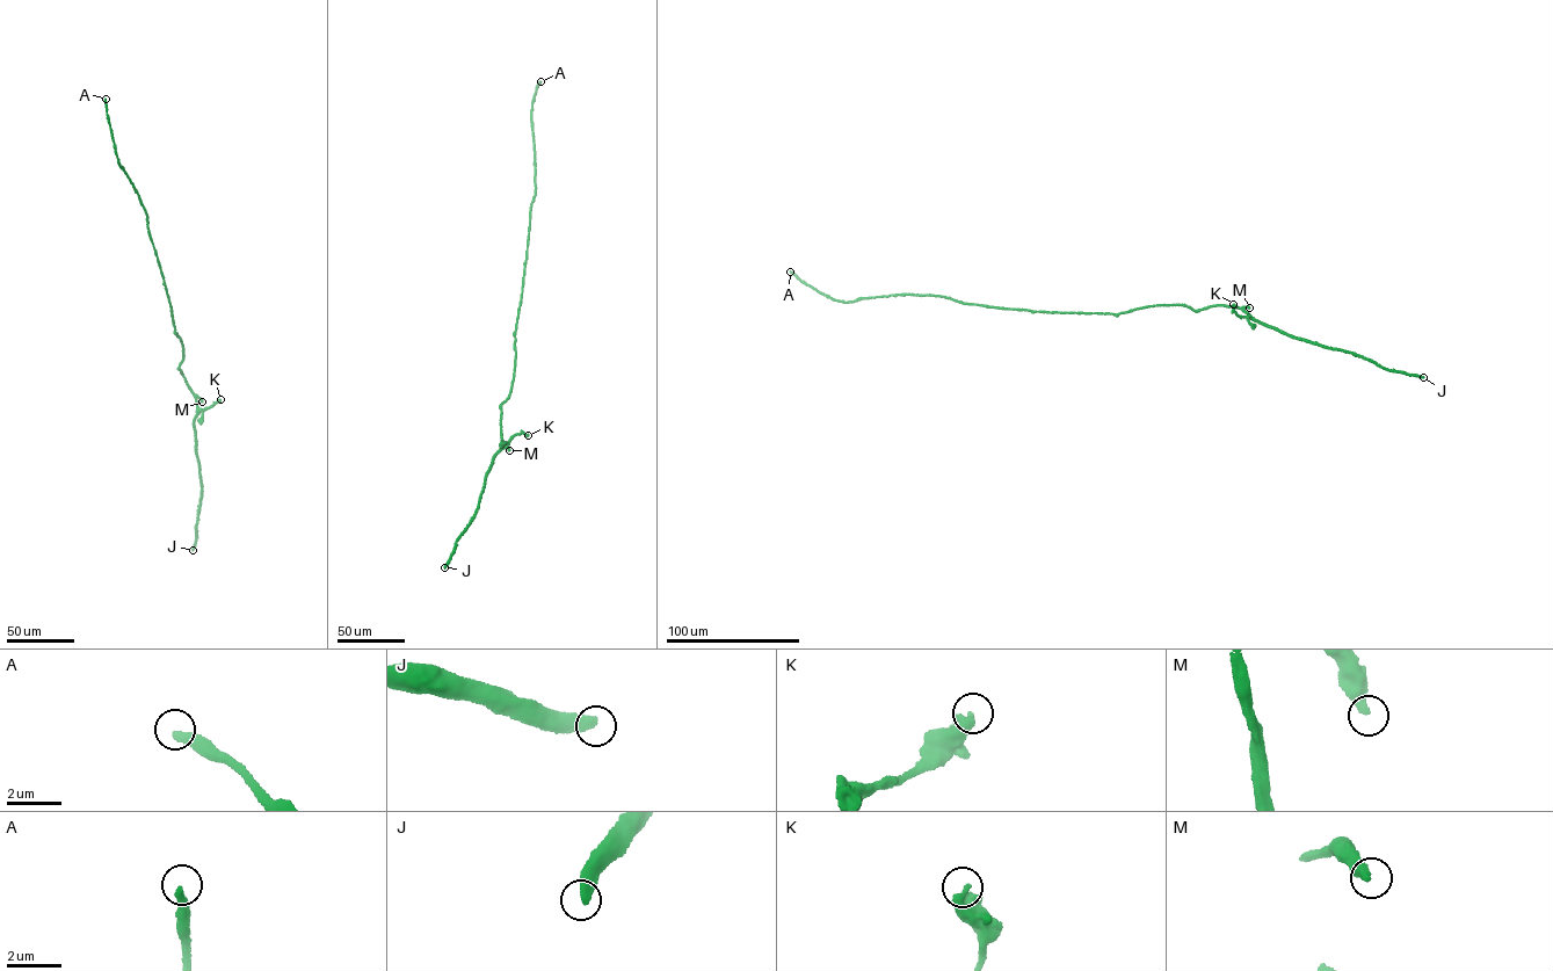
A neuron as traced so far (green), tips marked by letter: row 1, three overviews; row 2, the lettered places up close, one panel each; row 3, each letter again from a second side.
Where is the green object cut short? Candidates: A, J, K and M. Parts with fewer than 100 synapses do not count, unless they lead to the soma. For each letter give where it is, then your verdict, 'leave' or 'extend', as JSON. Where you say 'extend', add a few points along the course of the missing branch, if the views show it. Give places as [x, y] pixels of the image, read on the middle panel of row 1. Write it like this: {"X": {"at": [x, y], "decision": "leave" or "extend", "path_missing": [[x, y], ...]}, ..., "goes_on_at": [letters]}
{"A": {"at": [541, 81], "decision": "extend"}, "J": {"at": [444, 567], "decision": "leave"}, "K": {"at": [528, 435], "decision": "leave"}, "M": {"at": [509, 450], "decision": "leave"}, "goes_on_at": ["A"]}

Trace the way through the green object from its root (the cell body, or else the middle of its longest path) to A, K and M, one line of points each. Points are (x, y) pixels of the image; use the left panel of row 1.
A: (175, 328), (147, 217), (118, 162), (106, 99)
K: (175, 328), (183, 349), (179, 368), (197, 407), (205, 408), (220, 399)
M: (175, 328), (183, 349), (179, 368), (190, 389), (202, 401)

